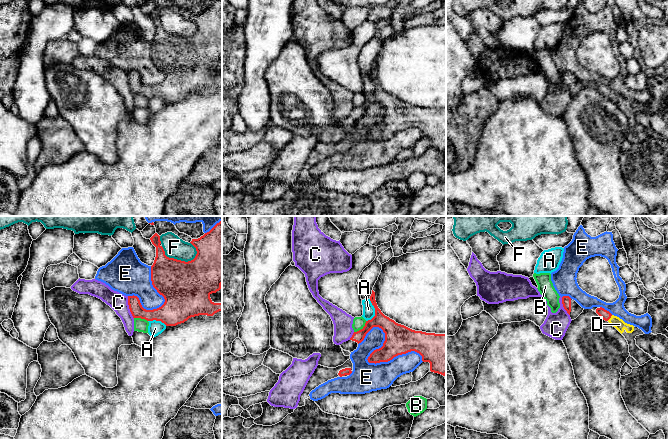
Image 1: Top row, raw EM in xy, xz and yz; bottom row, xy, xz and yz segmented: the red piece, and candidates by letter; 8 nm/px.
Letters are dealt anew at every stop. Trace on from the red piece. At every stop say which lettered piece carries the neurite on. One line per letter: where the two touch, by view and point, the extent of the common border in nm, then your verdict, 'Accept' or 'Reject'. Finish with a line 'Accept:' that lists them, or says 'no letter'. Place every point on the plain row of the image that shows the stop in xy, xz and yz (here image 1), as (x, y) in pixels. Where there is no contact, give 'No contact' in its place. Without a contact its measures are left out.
A: Touches red at xz (375, 87). Shared border 190 nm. Reject
B: Touches red at xz (361, 105). Shared border 140 nm. Reject
C: Touches red at xy (129, 83). Shared border 190 nm. Reject
D: Touches red at yz (609, 94). Shared border 60 nm. Accept
E: Touches red at xz (367, 135). Shared border 550 nm. Reject
F: Touches red at xy (178, 36). Shared border 300 nm. Reject
Accept: D

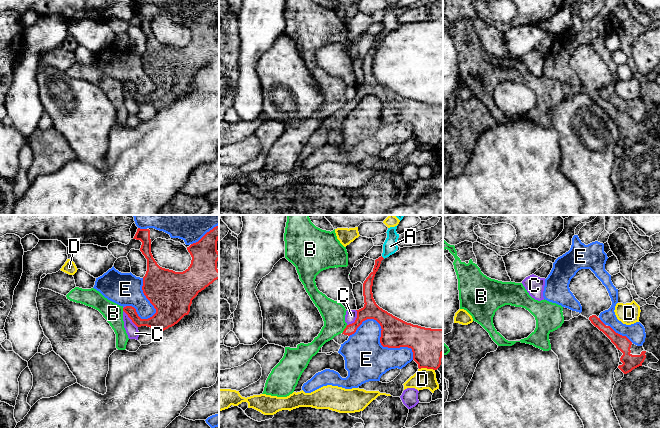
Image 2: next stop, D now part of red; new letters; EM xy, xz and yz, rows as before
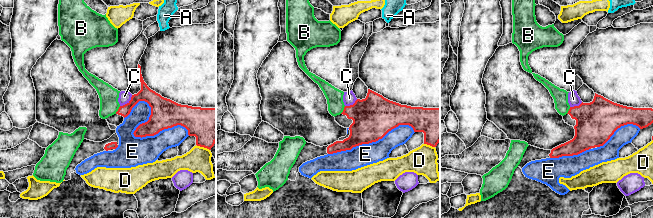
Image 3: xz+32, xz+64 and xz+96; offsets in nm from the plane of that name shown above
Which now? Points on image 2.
A: Touches red at xz (382, 33). Shared border 40 nm. Accept
B: Touches red at xz (344, 105). Shared border 80 nm. Reject
C: Touches red at xz (356, 95). Shared border 150 nm. Reject
D: Touches red at xz (427, 144). Shared border 130 nm. Reject
E: Touches red at xz (380, 114). Shared border 550 nm. Reject
Accept: A

